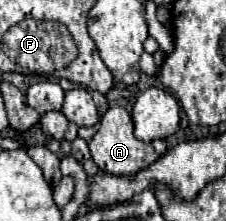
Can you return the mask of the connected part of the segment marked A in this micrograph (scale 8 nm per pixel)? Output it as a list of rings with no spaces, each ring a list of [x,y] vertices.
[[[113,106],[103,114],[101,126],[99,126],[97,134],[93,136],[93,140],[89,142],[89,150],[91,150],[93,162],[99,166],[101,172],[109,172],[115,176],[133,176],[133,174],[149,168],[153,162],[157,162],[161,158],[159,152],[167,150],[167,142],[165,140],[153,140],[153,142],[137,140],[133,136],[131,114],[121,106]]]

